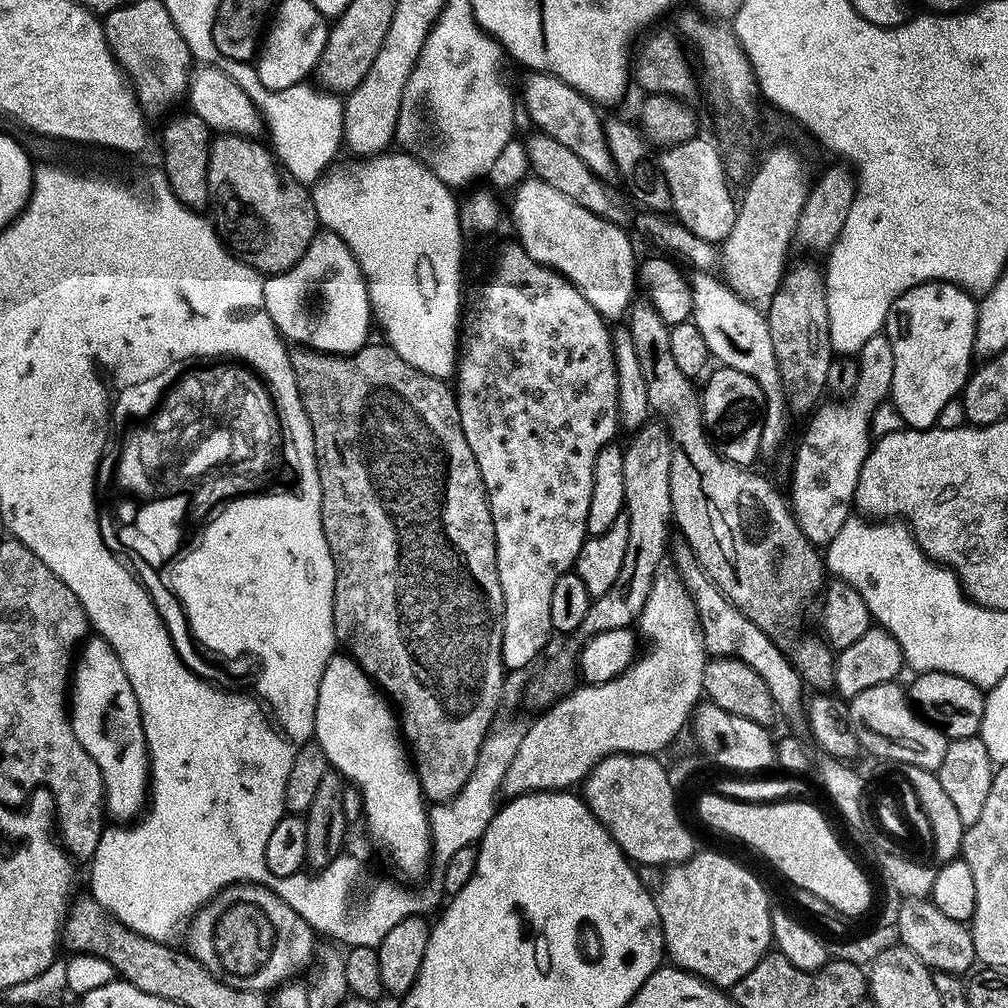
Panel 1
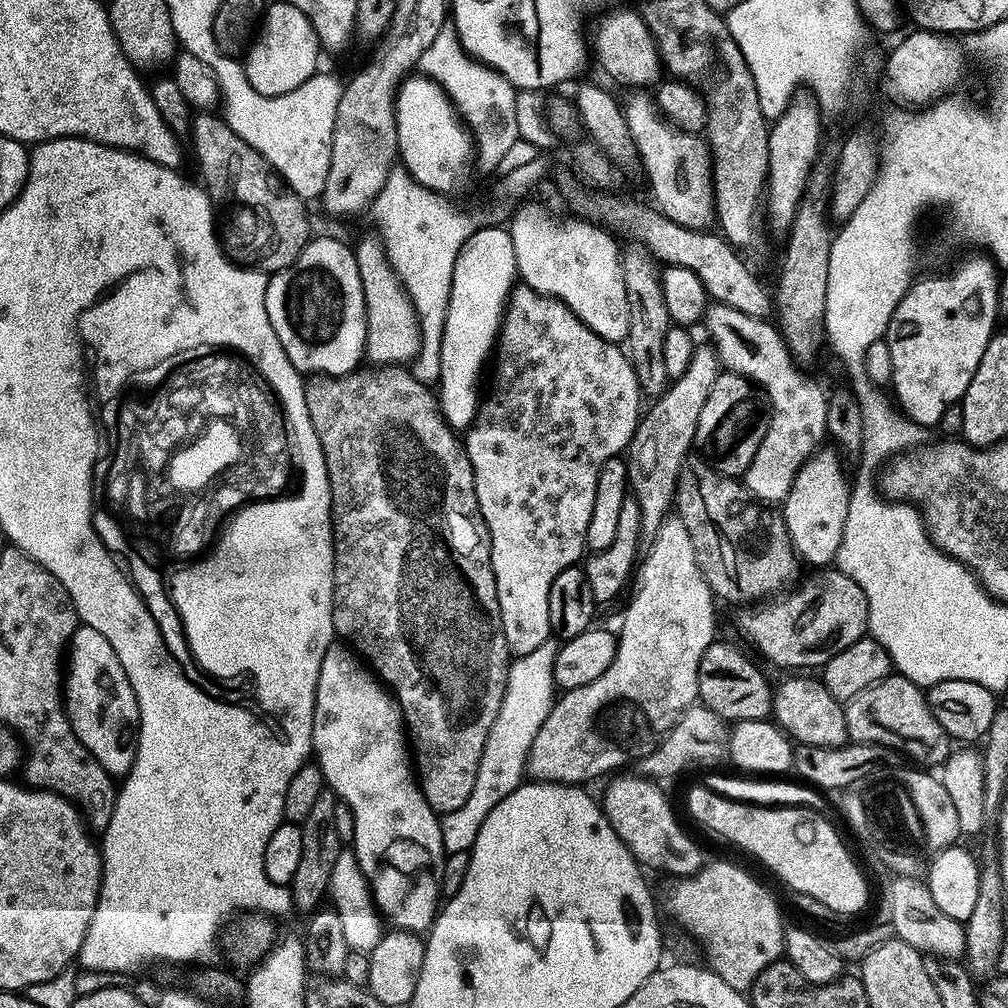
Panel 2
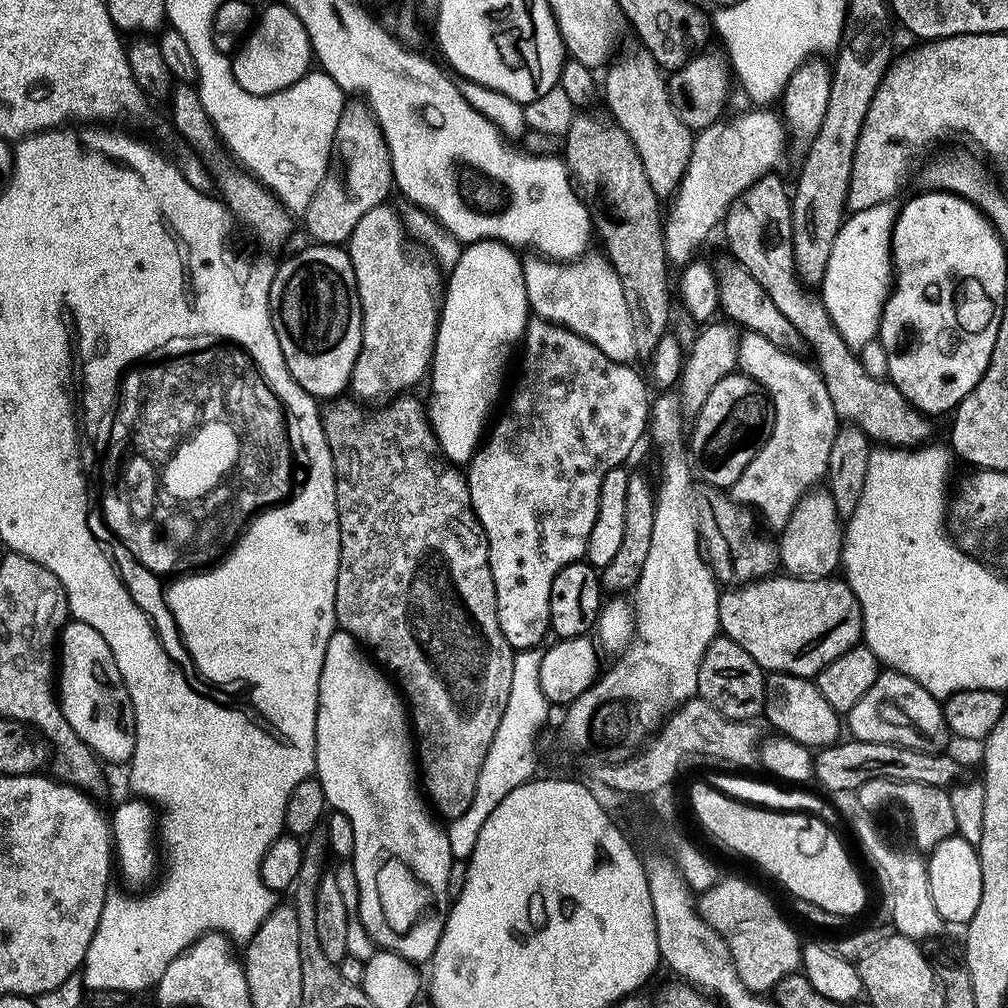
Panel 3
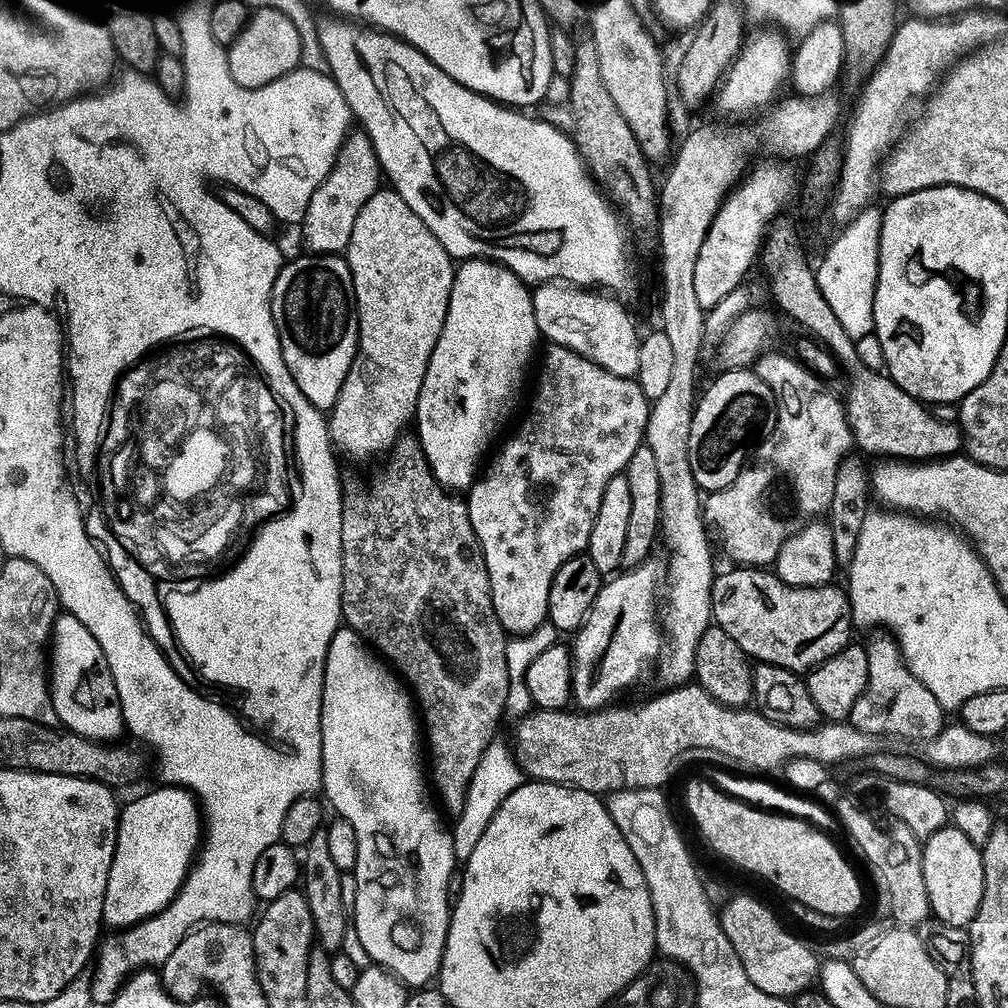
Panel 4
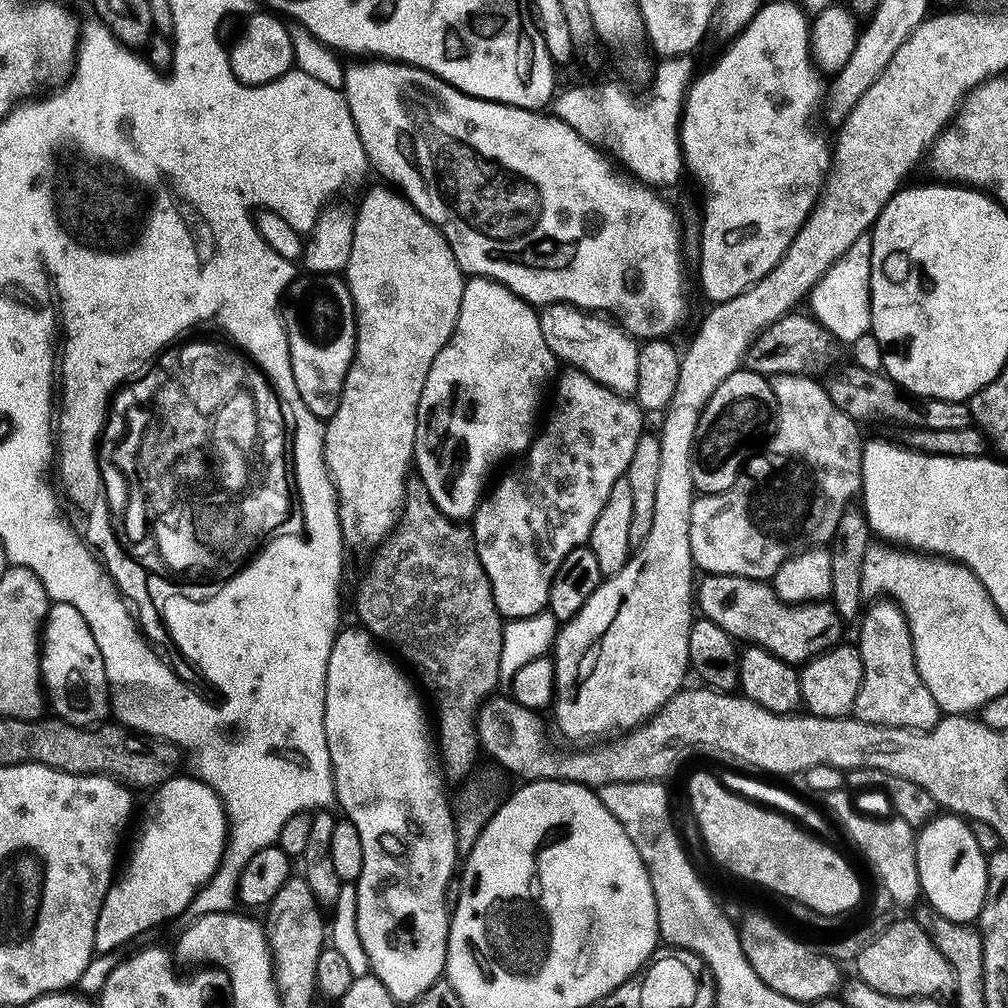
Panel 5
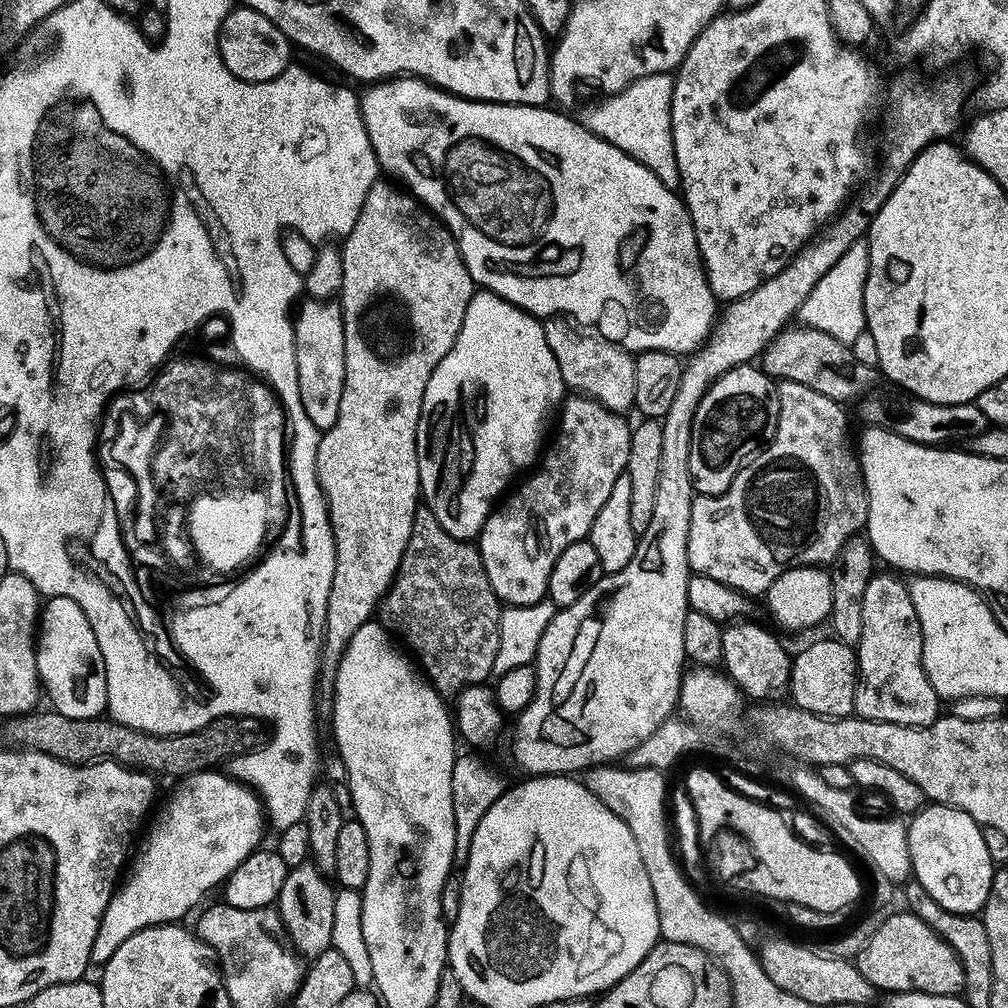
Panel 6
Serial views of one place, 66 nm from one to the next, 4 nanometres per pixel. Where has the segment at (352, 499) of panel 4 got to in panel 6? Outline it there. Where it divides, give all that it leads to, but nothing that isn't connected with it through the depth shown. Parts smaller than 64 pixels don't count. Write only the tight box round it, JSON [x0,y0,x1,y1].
[378,506,502,697]

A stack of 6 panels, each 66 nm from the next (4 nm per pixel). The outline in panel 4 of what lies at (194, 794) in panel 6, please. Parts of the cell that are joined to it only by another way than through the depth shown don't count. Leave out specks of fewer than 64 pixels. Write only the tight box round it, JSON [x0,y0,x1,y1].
[102,786,202,930]

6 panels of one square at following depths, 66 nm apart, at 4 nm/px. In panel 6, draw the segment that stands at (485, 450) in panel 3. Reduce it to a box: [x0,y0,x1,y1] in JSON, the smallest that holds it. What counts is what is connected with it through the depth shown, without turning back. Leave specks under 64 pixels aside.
[478,394,633,608]

